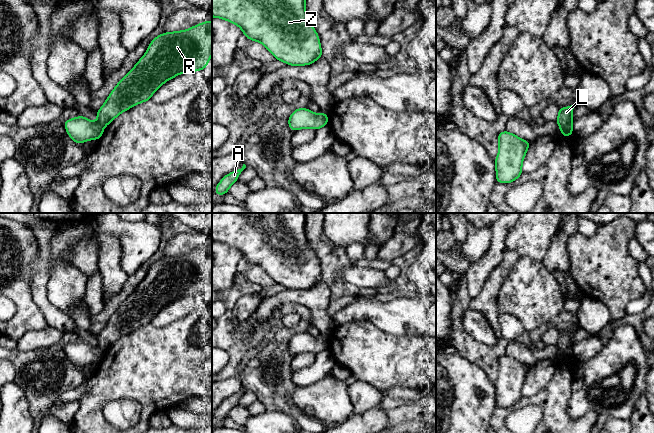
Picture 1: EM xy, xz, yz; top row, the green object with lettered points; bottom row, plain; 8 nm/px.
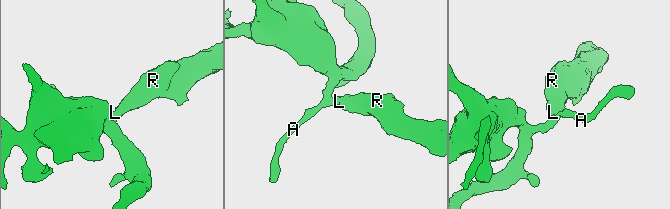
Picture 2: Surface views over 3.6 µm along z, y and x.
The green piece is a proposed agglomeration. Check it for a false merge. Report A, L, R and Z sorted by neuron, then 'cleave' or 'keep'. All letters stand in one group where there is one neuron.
A Z / L R; cleave

